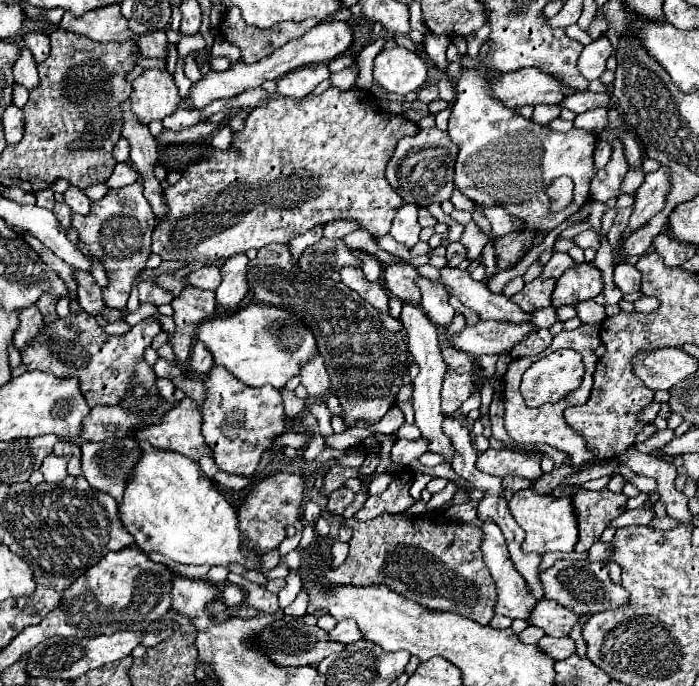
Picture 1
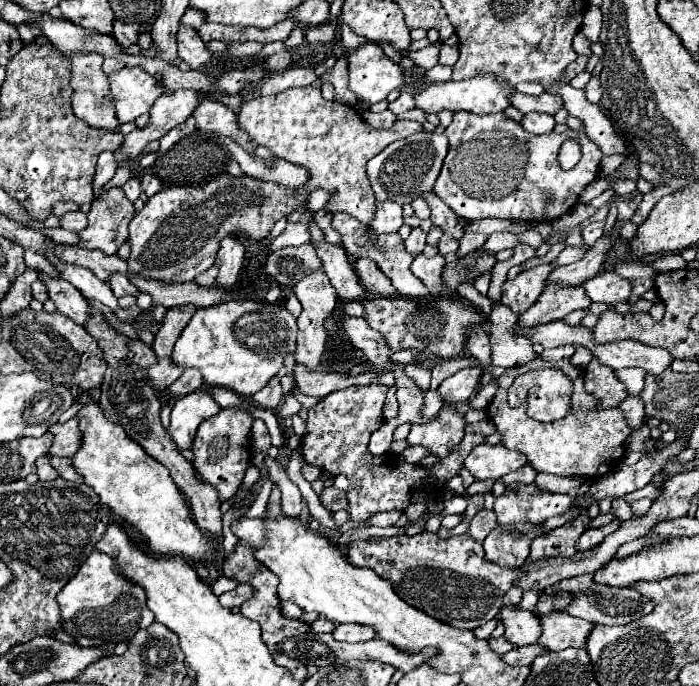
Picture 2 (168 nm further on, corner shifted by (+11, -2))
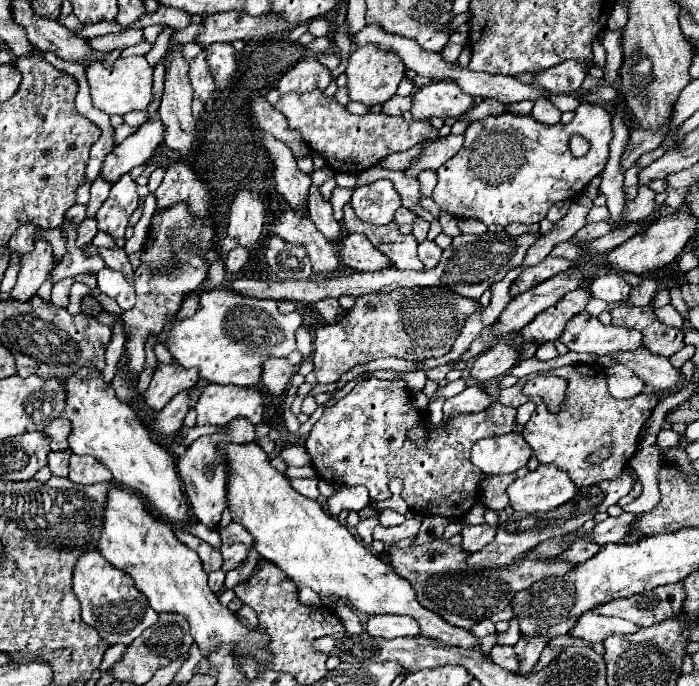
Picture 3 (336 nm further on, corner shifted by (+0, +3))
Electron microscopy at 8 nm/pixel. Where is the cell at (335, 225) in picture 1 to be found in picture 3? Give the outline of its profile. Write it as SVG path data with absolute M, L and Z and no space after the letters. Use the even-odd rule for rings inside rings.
M347 202L343 206L343 226L347 232L359 232L363 234L377 250L381 250L399 270L413 268L413 270L423 270L425 266L417 258L417 240L411 234L401 234L399 226L395 222L387 226L375 226L359 220L355 216L355 210Z

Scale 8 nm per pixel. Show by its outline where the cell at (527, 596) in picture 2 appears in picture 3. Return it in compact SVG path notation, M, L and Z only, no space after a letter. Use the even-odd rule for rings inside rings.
M513 618L509 622L509 624L510 626L505 633L498 633L496 642L497 644L514 646L518 642L521 636L521 632L519 630L519 623L517 622L517 620L515 620L515 618Z

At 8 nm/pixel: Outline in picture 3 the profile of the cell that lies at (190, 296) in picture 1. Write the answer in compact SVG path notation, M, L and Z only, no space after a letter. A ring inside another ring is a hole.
M175 362L167 366L161 364L159 370L153 374L153 380L141 400L149 410L159 412L173 396L193 388L197 382L199 382L199 372L195 368L187 370Z

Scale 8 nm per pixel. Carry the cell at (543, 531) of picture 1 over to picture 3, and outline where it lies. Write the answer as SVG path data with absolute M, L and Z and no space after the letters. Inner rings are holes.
M539 464L537 470L517 478L507 488L513 510L521 512L549 512L571 500L575 492L577 486L555 464Z

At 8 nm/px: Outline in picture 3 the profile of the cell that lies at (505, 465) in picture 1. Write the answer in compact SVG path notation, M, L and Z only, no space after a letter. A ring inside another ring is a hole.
M515 432L483 438L471 448L471 462L487 476L513 474L525 466L531 456L531 446Z

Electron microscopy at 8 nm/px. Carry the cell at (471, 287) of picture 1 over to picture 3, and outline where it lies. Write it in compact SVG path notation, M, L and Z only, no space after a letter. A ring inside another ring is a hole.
M425 240L419 244L419 260L425 264L425 268L433 268L439 262L439 256L441 256L441 248L435 242Z

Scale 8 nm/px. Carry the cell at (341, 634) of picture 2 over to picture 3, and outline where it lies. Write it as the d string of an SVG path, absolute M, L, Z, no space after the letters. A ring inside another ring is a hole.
M381 614L381 616L371 616L369 622L365 624L365 632L371 636L381 636L387 640L393 638L411 638L411 636L419 636L419 624L415 618L411 616L403 616L403 614Z

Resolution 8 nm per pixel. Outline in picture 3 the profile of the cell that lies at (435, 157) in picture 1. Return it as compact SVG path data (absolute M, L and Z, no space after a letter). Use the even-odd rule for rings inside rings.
M449 134L447 138L437 138L435 142L425 146L423 156L417 162L413 162L413 166L405 174L409 178L417 178L419 172L425 168L431 168L431 170L441 168L451 156L455 156L461 150L463 140L465 140L463 136L455 136L455 134Z

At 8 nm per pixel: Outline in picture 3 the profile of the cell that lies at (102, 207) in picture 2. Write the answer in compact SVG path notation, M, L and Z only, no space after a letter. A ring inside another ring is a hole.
M129 174L121 176L111 186L107 200L103 202L103 206L99 208L99 212L95 216L99 222L99 230L111 234L113 238L125 236L129 218L135 212L135 208L139 206L139 198L137 198L135 190L137 190L137 184Z

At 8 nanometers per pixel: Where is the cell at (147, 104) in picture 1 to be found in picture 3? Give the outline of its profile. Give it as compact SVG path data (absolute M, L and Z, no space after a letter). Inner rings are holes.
M129 56L117 58L111 66L103 62L93 62L85 68L85 76L91 88L91 102L105 114L127 114L131 110L145 110L153 98L153 68L147 64L145 56Z

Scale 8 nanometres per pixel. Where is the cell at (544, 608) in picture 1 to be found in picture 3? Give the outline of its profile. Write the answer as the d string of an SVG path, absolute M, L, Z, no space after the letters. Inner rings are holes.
M587 612L587 614L581 616L579 624L569 634L575 636L575 638L581 638L585 642L595 644L593 650L597 654L604 655L605 648L603 640L605 638L609 638L611 634L633 634L639 628L641 628L639 624L627 622L623 618L605 618L605 616L599 616L595 612Z

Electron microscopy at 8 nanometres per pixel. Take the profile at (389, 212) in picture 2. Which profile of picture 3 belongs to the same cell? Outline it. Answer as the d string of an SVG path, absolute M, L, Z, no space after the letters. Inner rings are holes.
M377 180L369 186L353 190L351 206L363 222L389 224L393 222L395 210L401 206L401 198L391 180Z

